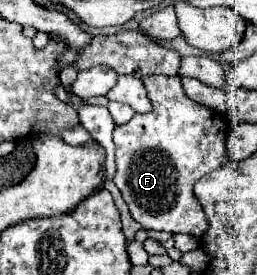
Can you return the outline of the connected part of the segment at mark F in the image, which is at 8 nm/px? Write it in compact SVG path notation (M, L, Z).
M152 75L144 77L144 87L150 91L152 111L144 115L134 115L128 123L114 127L114 145L116 145L116 173L114 183L120 189L124 201L128 203L128 209L132 217L144 227L144 229L156 229L156 231L170 231L170 233L190 233L194 237L202 237L206 231L206 219L204 211L198 205L194 197L194 183L204 177L206 173L220 169L224 163L230 161L228 157L228 135L234 129L230 119L224 113L218 113L206 105L200 105L198 101L192 101L180 83L180 77L168 77L168 75Z

